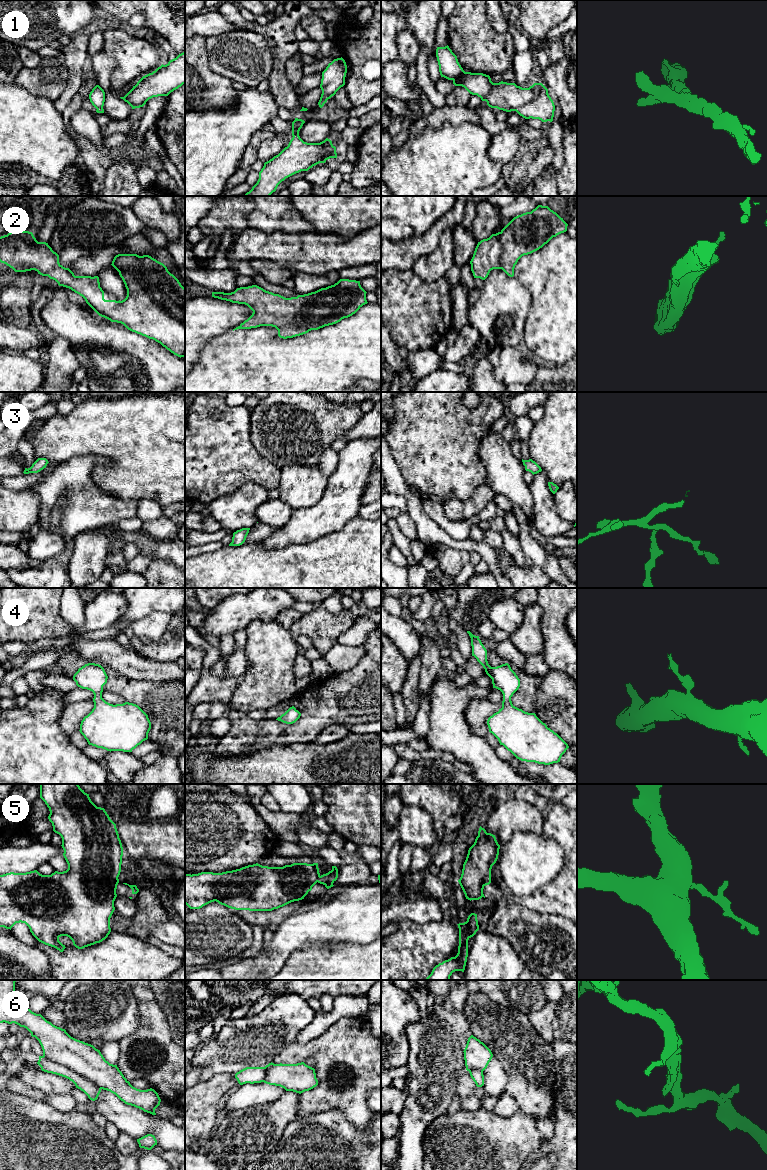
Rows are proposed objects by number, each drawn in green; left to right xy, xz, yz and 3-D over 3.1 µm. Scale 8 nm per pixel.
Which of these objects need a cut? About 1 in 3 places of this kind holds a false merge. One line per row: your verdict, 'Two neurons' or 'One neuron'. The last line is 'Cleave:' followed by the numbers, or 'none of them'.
1: Two neurons
2: One neuron
3: One neuron
4: One neuron
5: Two neurons
6: Two neurons
Cleave: 1, 5, 6

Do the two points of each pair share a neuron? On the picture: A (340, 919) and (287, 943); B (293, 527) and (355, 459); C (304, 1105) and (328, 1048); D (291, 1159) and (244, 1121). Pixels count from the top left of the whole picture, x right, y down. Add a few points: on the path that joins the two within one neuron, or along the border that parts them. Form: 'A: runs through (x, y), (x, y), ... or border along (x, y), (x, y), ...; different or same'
A: runs through (327, 924), (302, 928), (300, 930); same
B: runs through (314, 522), (348, 489), (349, 480); same
C: runs through (329, 1094), (356, 1088), (361, 1075), (353, 1065); same
D: border along (287, 1126), (278, 1143), (270, 1151), (257, 1159); different

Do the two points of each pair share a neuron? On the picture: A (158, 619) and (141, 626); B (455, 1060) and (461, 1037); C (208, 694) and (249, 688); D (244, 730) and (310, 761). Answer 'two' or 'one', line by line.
A: one
B: two
C: two
D: two

